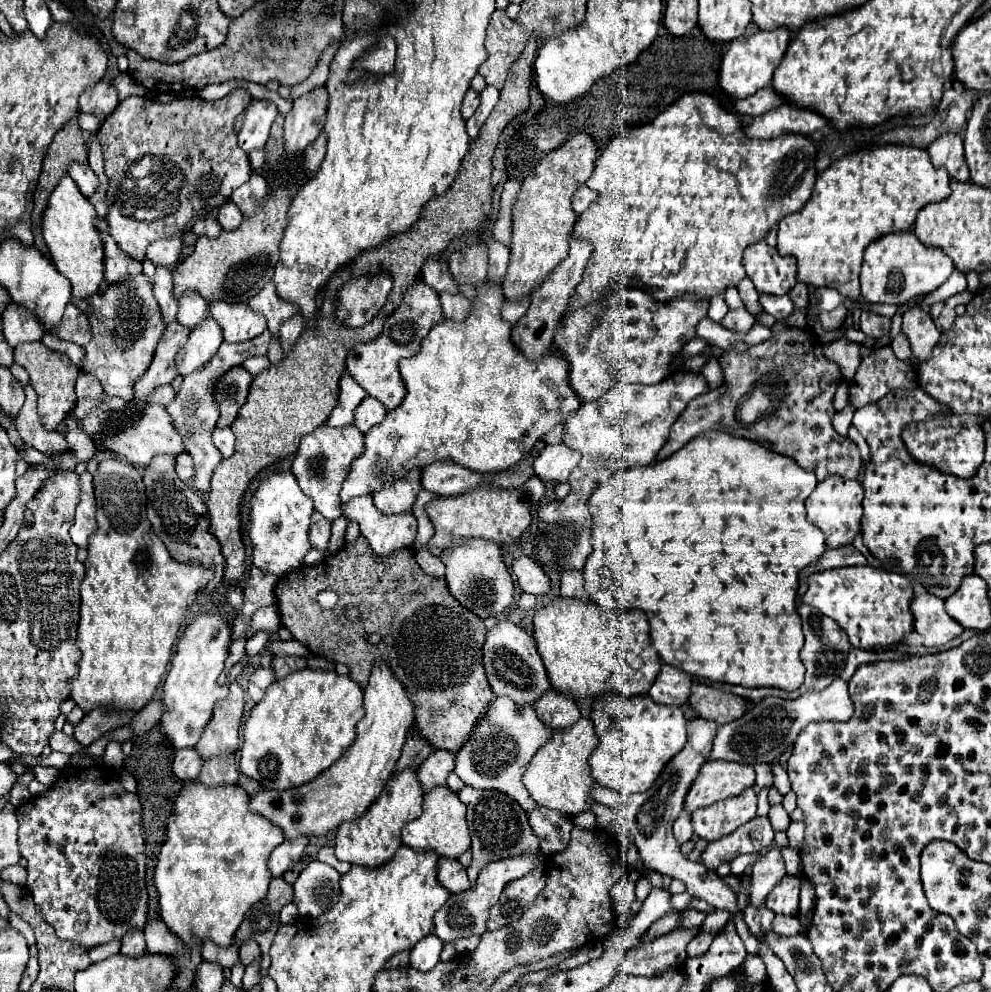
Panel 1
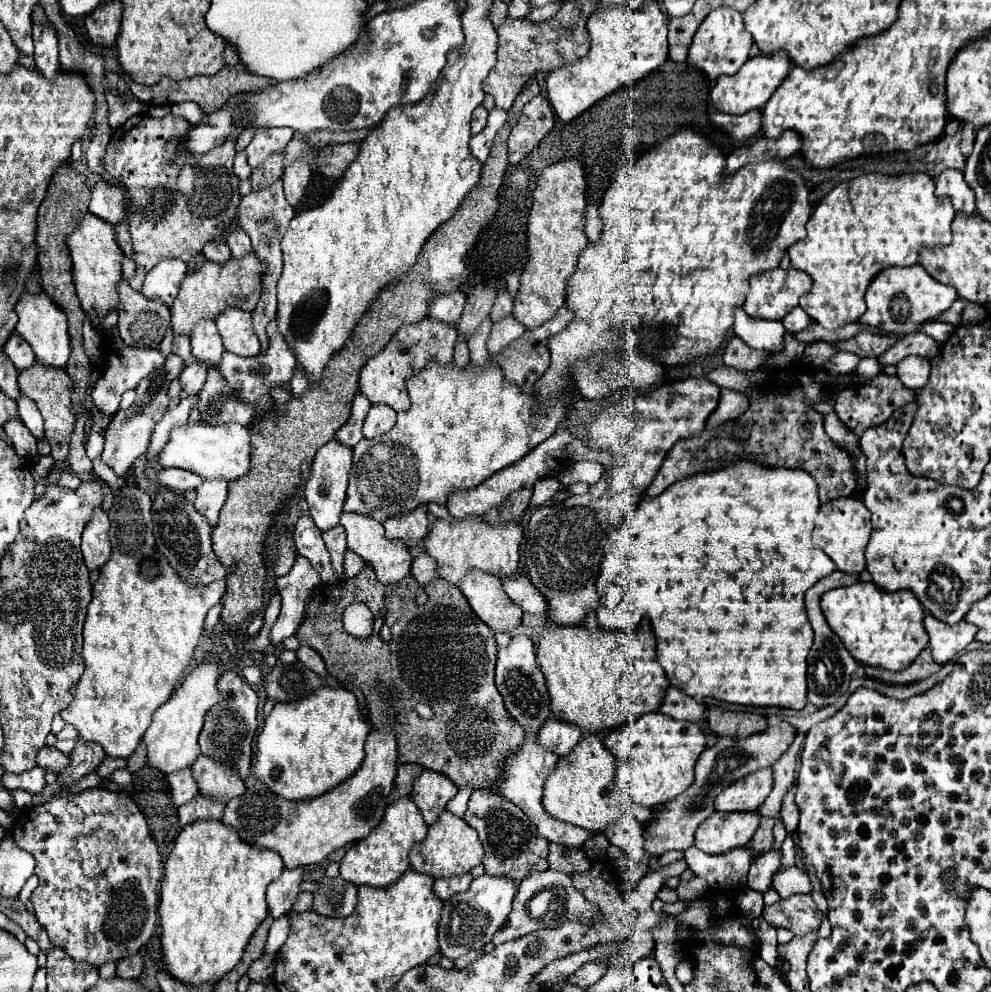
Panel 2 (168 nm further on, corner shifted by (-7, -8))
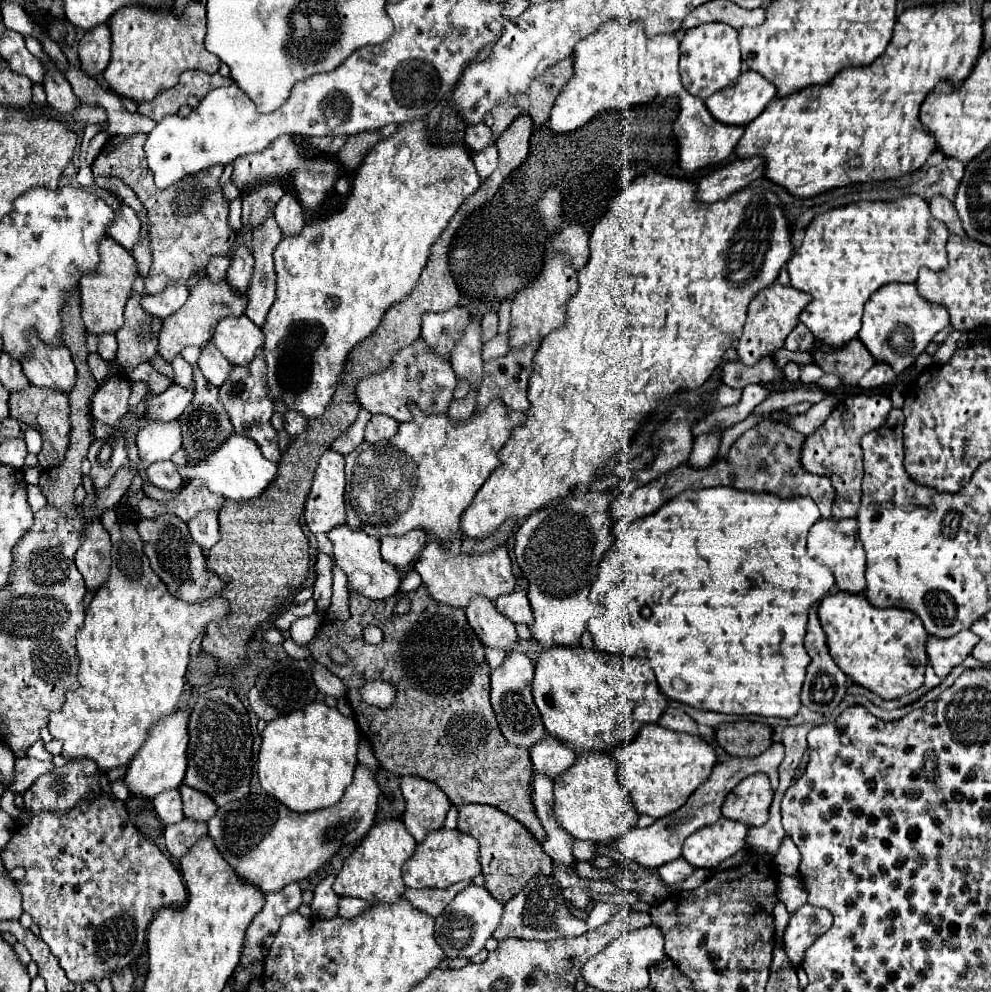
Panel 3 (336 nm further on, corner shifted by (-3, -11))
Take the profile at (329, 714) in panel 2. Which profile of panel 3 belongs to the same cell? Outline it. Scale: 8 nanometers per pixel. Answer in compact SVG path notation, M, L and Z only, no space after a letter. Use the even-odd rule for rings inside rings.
M313 701L301 711L281 715L267 723L259 749L261 787L293 811L311 811L335 805L353 781L357 767L359 729L353 717L345 717L325 701Z

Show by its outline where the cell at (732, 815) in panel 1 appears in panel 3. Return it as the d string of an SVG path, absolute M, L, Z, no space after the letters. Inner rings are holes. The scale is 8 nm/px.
M721 817L717 823L695 831L683 843L683 857L695 865L713 869L745 847L747 825Z

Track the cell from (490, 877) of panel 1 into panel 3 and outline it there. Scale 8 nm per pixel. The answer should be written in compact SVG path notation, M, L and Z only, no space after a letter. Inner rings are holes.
M471 883L465 891L457 893L455 899L447 905L447 909L435 919L437 945L451 959L455 959L455 957L471 959L473 955L477 955L485 947L485 941L497 929L501 915L503 915L503 909L505 909L505 905L501 901L497 901L485 887Z

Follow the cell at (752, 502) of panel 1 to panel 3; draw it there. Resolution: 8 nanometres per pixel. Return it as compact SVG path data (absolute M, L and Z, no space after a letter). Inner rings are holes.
M709 487L709 489L697 489L697 491L685 491L673 499L669 499L665 505L661 505L655 513L645 515L637 521L633 521L627 527L619 528L616 523L613 527L615 541L605 551L597 579L593 583L593 589L589 593L591 603L595 605L595 613L587 623L587 629L595 641L595 647L605 653L617 653L617 655L643 655L647 651L647 659L651 661L651 667L655 671L657 683L673 701L687 703L697 709L705 711L717 711L717 713L733 713L733 715L763 715L763 717L795 717L801 701L799 693L805 679L805 669L809 665L809 655L803 645L805 629L807 629L807 607L821 599L831 585L835 585L835 579L831 571L815 559L811 559L805 551L807 531L809 527L819 519L819 509L815 507L815 501L811 497L787 497L781 499L779 495L767 493L767 491L741 491L735 487Z

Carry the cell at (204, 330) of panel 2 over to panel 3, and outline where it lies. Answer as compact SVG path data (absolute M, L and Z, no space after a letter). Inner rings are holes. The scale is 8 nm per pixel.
M211 341L201 347L201 355L197 359L197 365L199 365L201 373L205 375L205 379L217 387L227 379L231 367L233 367L231 363L227 363L223 353Z

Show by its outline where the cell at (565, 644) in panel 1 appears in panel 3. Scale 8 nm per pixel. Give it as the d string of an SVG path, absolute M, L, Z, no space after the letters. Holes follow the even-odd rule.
M545 647L535 663L533 699L541 711L543 725L549 735L557 735L575 749L603 749L629 743L643 723L655 723L667 707L667 697L659 691L653 669L645 657L619 657L599 649L577 647Z

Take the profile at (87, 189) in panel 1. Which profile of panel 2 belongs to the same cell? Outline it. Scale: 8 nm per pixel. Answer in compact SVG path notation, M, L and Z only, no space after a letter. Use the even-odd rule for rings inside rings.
M97 182L91 188L89 212L109 224L121 224L125 220L125 204L127 200L121 188L109 186L107 182Z

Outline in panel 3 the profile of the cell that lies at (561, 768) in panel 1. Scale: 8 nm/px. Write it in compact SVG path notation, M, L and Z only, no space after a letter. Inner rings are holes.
M581 751L575 763L555 779L553 795L557 823L575 839L609 843L631 831L637 823L631 797L617 781L617 763L605 751Z

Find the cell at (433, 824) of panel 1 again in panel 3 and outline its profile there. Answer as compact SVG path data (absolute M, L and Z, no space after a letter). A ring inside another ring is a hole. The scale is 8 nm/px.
M439 829L431 831L423 843L417 845L415 855L403 865L403 881L407 887L431 887L431 889L445 889L457 881L471 881L477 873L481 873L479 863L479 847L477 841L461 833L457 829Z

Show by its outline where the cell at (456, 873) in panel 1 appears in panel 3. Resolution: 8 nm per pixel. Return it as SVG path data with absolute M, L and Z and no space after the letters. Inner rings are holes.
M469 881L455 883L447 889L405 889L405 897L413 903L413 907L429 913L431 917L437 917L451 903L451 899L467 885Z

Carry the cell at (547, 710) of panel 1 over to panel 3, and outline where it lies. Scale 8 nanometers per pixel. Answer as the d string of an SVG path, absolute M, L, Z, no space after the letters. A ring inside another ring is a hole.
M547 735L543 741L531 747L531 761L535 771L545 773L549 777L557 777L567 767L571 767L575 755L577 755L575 749L571 749L567 743L551 735Z

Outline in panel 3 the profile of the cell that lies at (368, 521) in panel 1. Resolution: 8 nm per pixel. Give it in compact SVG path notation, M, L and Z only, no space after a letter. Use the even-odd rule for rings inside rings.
M337 525L327 533L329 541L333 543L333 561L339 565L349 577L349 591L357 591L369 599L387 599L395 595L401 587L399 571L381 559L379 553L379 539L365 535L363 531L355 531L347 525Z

